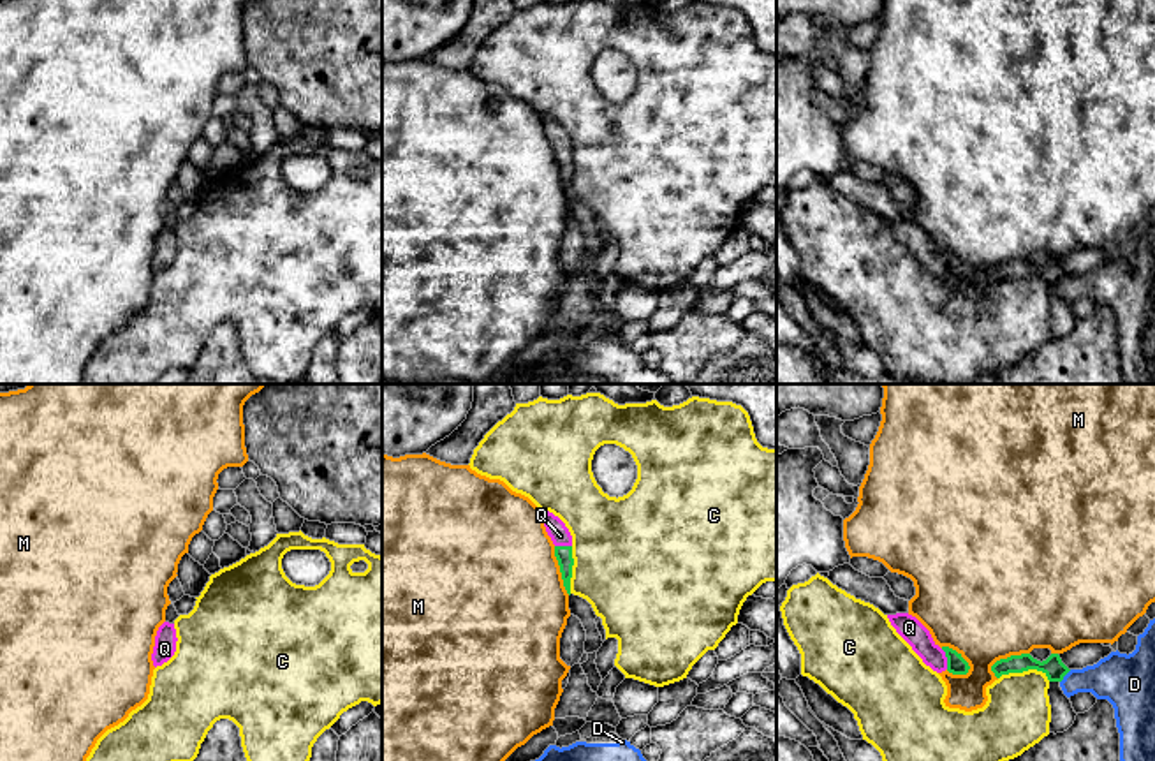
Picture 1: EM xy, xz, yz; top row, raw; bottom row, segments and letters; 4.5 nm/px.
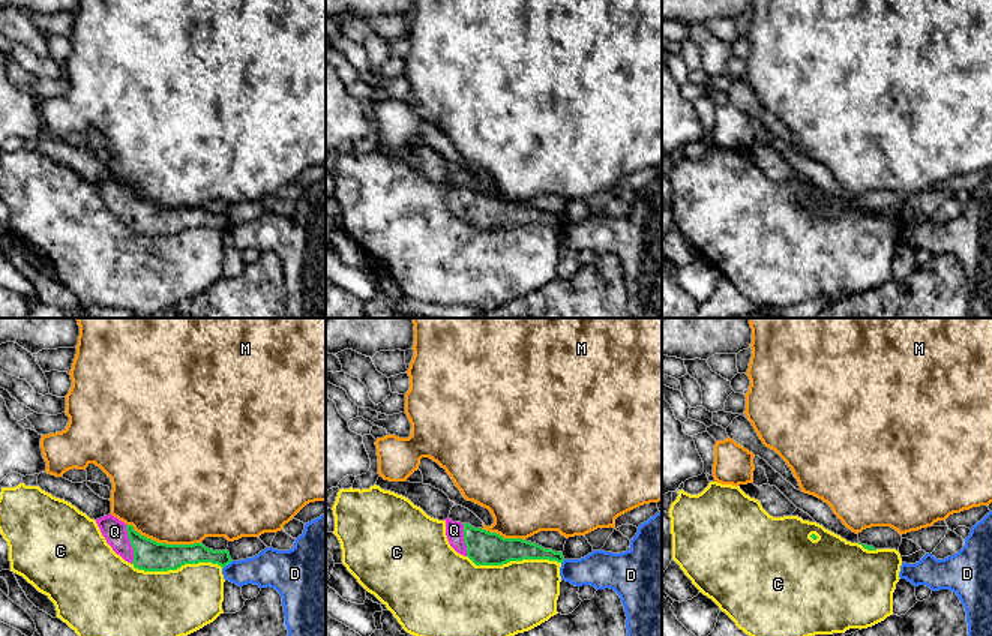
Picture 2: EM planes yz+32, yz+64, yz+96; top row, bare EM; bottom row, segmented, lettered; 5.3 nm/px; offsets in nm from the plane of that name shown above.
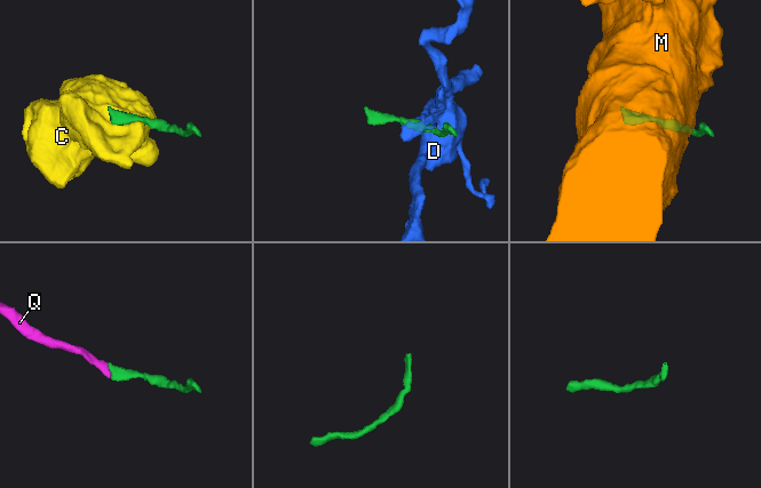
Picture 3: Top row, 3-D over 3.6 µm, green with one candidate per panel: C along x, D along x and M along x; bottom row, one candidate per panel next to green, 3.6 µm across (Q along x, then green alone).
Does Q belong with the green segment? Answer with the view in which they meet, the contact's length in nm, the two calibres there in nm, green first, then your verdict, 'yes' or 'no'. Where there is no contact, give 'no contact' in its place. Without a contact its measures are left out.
contact in yz; length 100 nm; calibres 90 and 110 nm; yes

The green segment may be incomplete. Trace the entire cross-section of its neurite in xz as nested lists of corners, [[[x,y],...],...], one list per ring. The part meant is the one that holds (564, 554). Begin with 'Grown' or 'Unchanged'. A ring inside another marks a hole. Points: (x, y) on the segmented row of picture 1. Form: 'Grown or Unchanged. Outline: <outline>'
Grown. Outline: [[[542,511],[542,518],[544,518],[546,532],[555,544],[555,557],[560,565],[563,587],[567,594],[570,595],[570,578],[572,578],[572,565],[574,565],[572,536],[569,528],[565,527],[565,523],[553,513]]]

